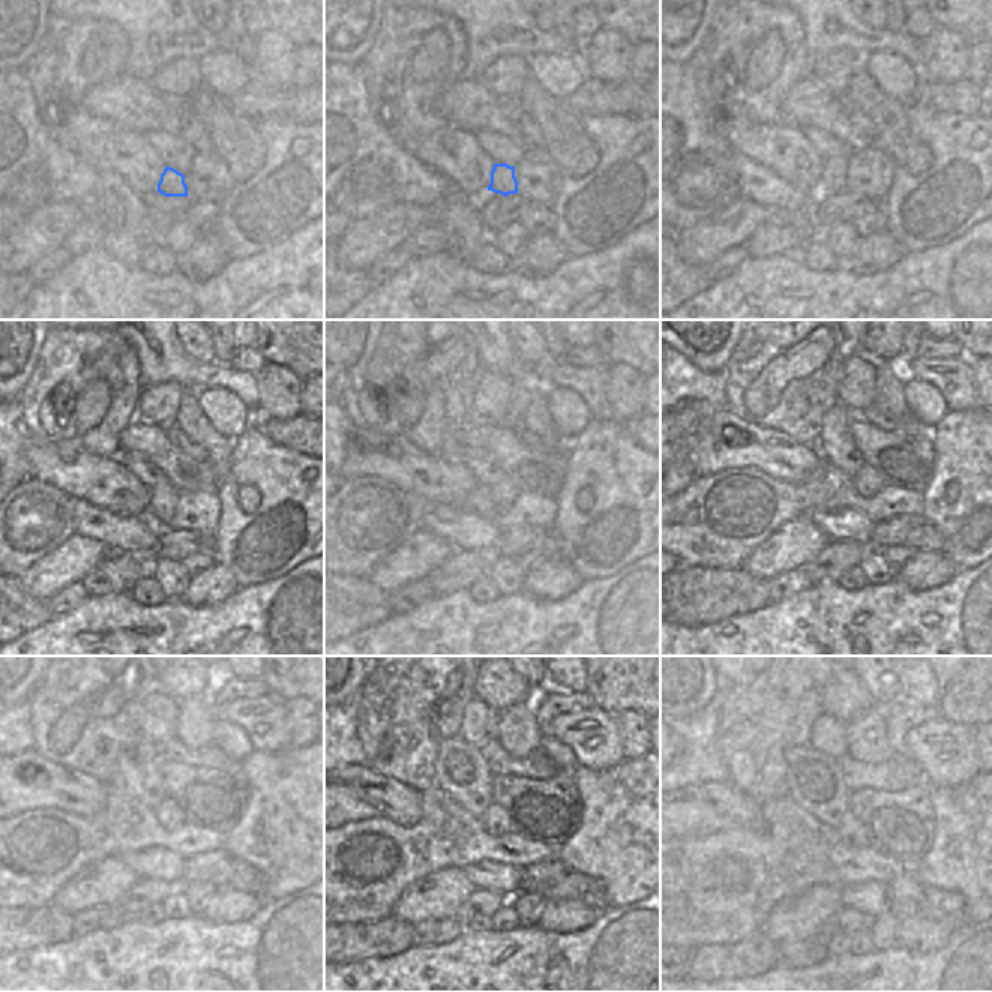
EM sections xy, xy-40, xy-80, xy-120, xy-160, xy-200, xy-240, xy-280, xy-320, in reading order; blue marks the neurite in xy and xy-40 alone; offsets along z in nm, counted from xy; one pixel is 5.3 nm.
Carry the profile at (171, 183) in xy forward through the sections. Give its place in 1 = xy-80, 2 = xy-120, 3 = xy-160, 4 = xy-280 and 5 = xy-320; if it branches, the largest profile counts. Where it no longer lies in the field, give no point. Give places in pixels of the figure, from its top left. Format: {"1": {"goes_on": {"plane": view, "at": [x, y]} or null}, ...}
{"1": {"goes_on": {"plane": "xy-80", "at": [835, 173]}}, "2": {"goes_on": {"plane": "xy-120", "at": [164, 497]}}, "3": {"goes_on": {"plane": "xy-160", "at": [503, 494]}}, "4": {"goes_on": {"plane": "xy-280", "at": [491, 832]}}, "5": {"goes_on": {"plane": "xy-320", "at": [835, 836]}}}

